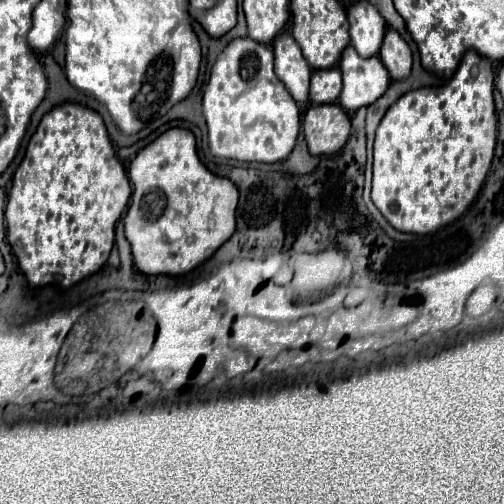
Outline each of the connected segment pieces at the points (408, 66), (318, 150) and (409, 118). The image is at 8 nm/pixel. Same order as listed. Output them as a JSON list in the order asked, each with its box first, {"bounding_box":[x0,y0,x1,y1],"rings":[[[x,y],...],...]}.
[{"bounding_box":[378,28,412,80],"rings":[[[388,28],[378,56],[384,62],[384,66],[388,68],[388,74],[392,80],[406,80],[410,76],[410,72],[412,72],[412,50],[396,30]]]},{"bounding_box":[302,104,350,156],"rings":[[[338,104],[312,106],[304,116],[302,130],[312,156],[330,156],[348,142],[350,118]]]},{"bounding_box":[372,50,496,234],"rings":[[[468,50],[454,76],[438,88],[418,88],[404,94],[382,118],[374,140],[372,200],[388,224],[400,232],[432,234],[452,224],[478,196],[490,170],[496,146],[492,62]]]}]

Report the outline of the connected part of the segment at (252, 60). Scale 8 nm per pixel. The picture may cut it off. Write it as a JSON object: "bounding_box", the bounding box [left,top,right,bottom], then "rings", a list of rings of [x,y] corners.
{"bounding_box":[202,38,300,164],"rings":[[[236,38],[222,50],[216,64],[212,66],[210,80],[204,88],[202,110],[208,124],[208,146],[210,152],[218,158],[228,158],[238,162],[264,162],[264,164],[282,162],[294,150],[300,132],[300,110],[274,72],[272,48],[264,44],[256,44],[250,38]]]}

